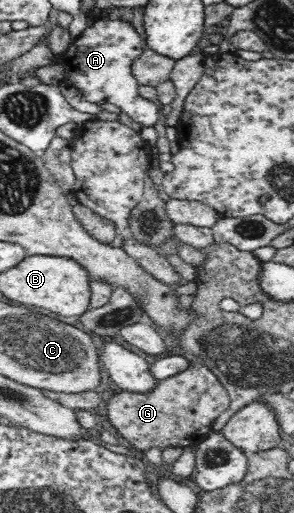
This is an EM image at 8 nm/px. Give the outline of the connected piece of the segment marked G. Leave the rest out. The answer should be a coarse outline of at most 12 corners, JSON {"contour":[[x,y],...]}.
{"contour":[[201,362],[105,402],[139,456],[200,444],[229,407]]}

